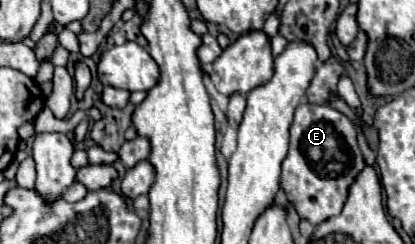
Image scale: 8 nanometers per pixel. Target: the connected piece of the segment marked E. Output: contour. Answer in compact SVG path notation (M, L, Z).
M301 103L295 111L289 153L283 161L281 173L281 187L299 217L317 227L339 215L347 201L349 187L355 183L363 169L365 159L357 145L355 125L333 107Z

